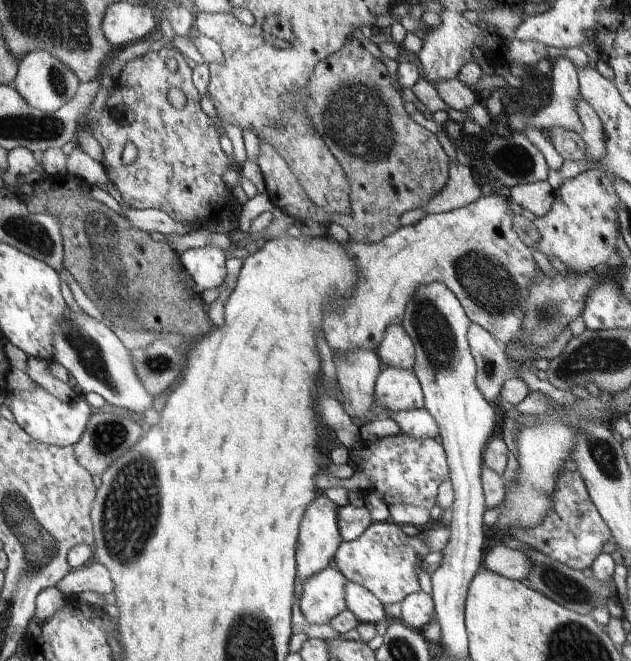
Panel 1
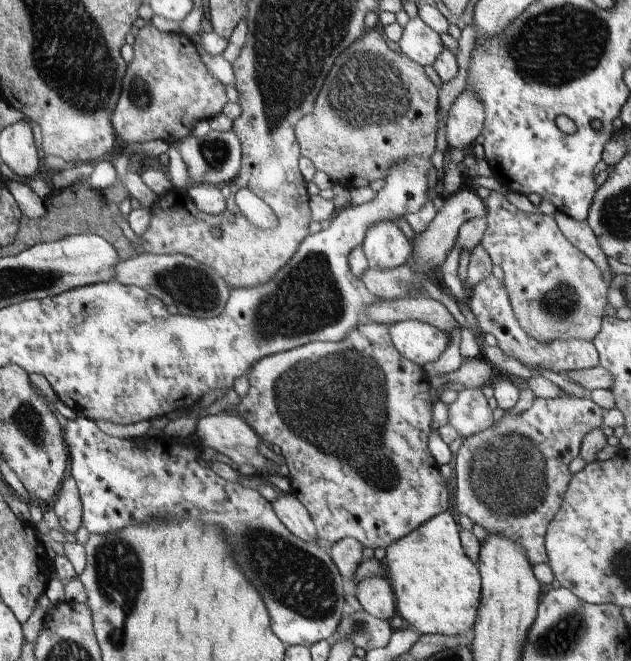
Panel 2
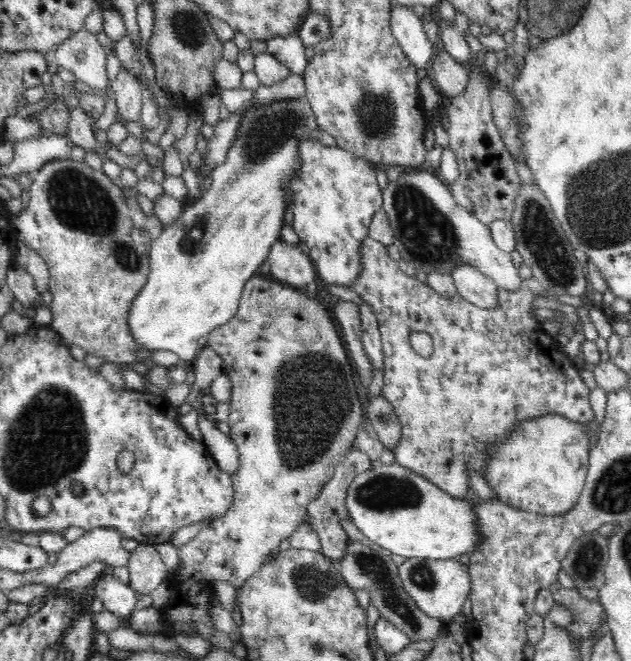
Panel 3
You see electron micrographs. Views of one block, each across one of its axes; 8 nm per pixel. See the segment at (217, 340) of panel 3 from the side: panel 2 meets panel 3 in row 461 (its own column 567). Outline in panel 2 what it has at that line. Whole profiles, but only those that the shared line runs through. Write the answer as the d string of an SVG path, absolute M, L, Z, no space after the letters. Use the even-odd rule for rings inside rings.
M491 190L483 202L487 226L479 244L491 262L503 270L503 288L519 328L543 346L557 340L593 342L601 330L605 306L609 304L605 294L613 278L611 270L599 270L575 248L561 234L553 216L525 214L507 200L507 194L497 190Z

